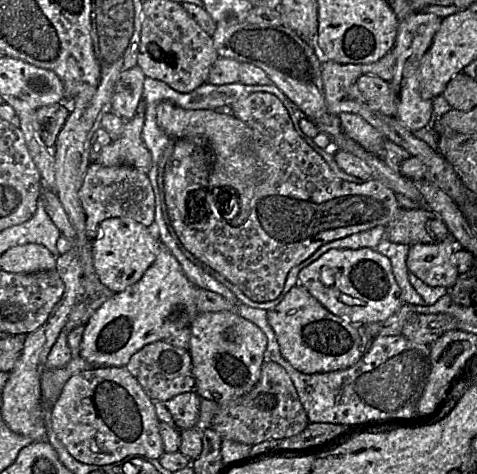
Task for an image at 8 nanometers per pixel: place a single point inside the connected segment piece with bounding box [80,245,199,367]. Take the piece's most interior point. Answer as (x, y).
(163, 302)

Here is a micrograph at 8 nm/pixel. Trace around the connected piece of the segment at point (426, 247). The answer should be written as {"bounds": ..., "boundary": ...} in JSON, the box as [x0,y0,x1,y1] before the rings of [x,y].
{"bounds":[408,237,460,289],"boundary":[[[452,237],[434,244],[410,245],[408,271],[430,287],[450,289],[460,275],[454,258],[457,248]]]}

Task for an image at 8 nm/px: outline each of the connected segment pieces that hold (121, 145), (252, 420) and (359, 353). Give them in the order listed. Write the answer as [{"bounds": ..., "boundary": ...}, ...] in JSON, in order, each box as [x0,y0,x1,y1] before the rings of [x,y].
[{"bounds":[94,103,152,173],"boundary":[[[139,103],[135,115],[127,120],[122,134],[105,146],[94,158],[103,166],[128,165],[145,173],[151,168],[152,157],[142,140],[145,103]]]},{"bounds":[211,361,309,446],"boundary":[[[264,361],[256,385],[238,399],[221,403],[211,422],[211,428],[223,439],[253,446],[266,440],[297,435],[309,423],[295,386],[285,369],[276,362]]]},{"bounds":[267,284,374,374],"boundary":[[[300,284],[292,287],[277,306],[267,311],[267,320],[283,358],[304,374],[347,369],[363,357],[374,339],[367,333],[366,324],[355,324],[332,314]]]}]

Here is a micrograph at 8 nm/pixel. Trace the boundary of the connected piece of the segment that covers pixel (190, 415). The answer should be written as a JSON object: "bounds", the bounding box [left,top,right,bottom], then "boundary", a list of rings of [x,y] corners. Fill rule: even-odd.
{"bounds":[153,392,201,432],"boundary":[[[197,392],[181,393],[166,401],[153,401],[157,418],[178,432],[199,422],[201,397]]]}

